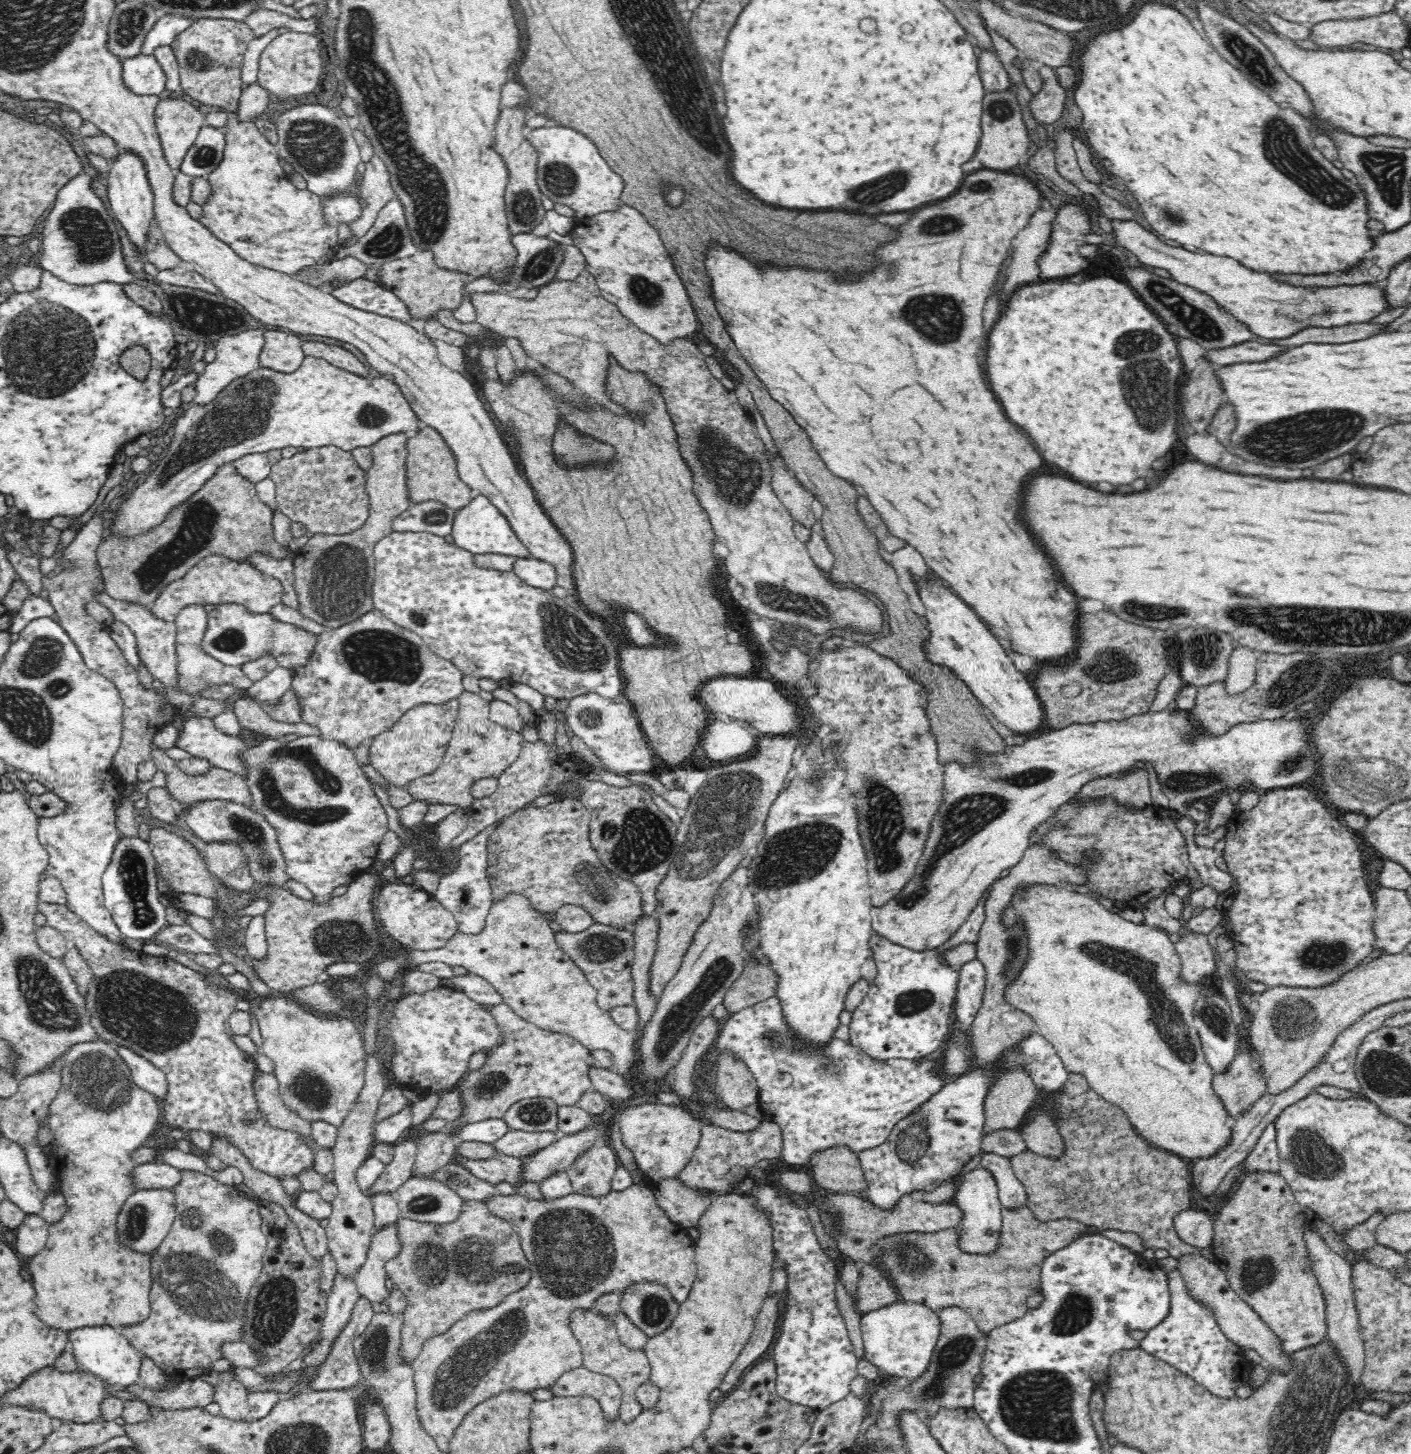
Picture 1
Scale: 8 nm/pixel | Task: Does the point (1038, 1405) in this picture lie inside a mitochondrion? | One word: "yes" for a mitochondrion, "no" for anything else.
yes

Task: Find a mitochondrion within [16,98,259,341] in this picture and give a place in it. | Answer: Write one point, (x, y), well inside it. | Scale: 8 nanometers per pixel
(91, 239)

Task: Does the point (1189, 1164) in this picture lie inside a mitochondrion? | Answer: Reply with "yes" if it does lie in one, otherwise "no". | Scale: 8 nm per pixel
no

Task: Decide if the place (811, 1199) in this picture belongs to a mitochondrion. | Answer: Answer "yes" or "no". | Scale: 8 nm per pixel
no

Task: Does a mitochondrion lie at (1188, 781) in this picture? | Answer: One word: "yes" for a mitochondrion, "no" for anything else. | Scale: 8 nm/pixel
yes

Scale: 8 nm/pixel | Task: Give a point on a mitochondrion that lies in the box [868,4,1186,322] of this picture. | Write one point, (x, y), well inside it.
(940, 225)

